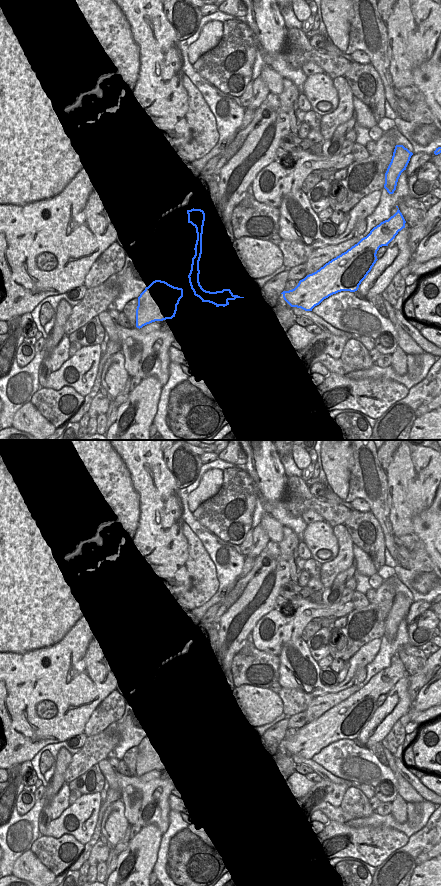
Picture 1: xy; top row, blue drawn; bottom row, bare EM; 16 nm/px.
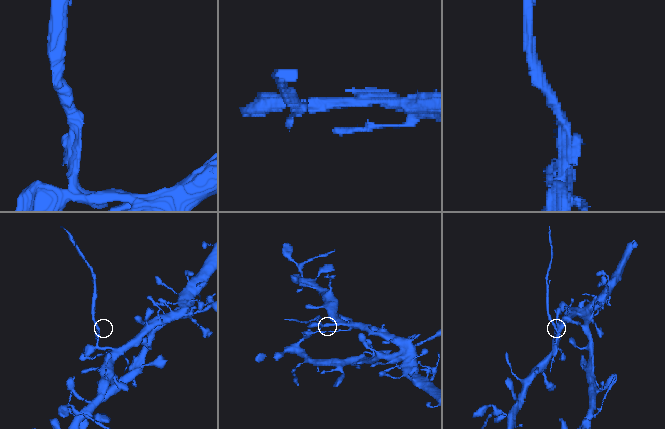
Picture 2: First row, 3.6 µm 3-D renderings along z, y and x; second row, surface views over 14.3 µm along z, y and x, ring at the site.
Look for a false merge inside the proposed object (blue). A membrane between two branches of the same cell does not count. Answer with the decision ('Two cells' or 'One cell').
Two cells

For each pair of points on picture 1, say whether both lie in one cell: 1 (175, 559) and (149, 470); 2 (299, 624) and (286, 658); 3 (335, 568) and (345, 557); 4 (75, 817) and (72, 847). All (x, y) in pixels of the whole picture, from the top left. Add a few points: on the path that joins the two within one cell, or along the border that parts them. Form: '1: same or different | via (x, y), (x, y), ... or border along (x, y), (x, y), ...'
1: same | via (153, 537), (149, 533), (149, 492)
2: different | border along (300, 636), (288, 640), (278, 655)
3: same | via (338, 565), (343, 560)
4: different | border along (49, 835), (60, 837), (72, 834), (83, 845)

